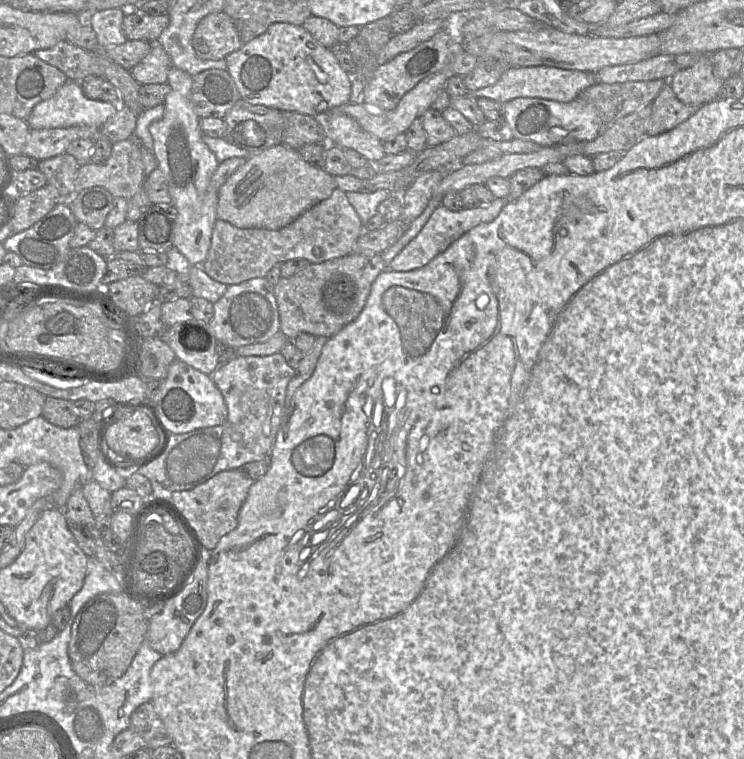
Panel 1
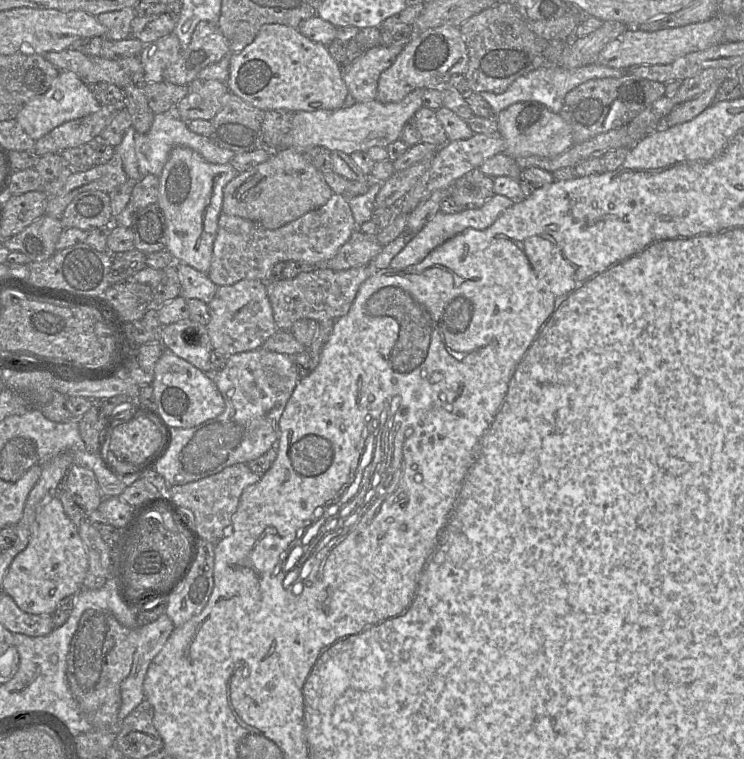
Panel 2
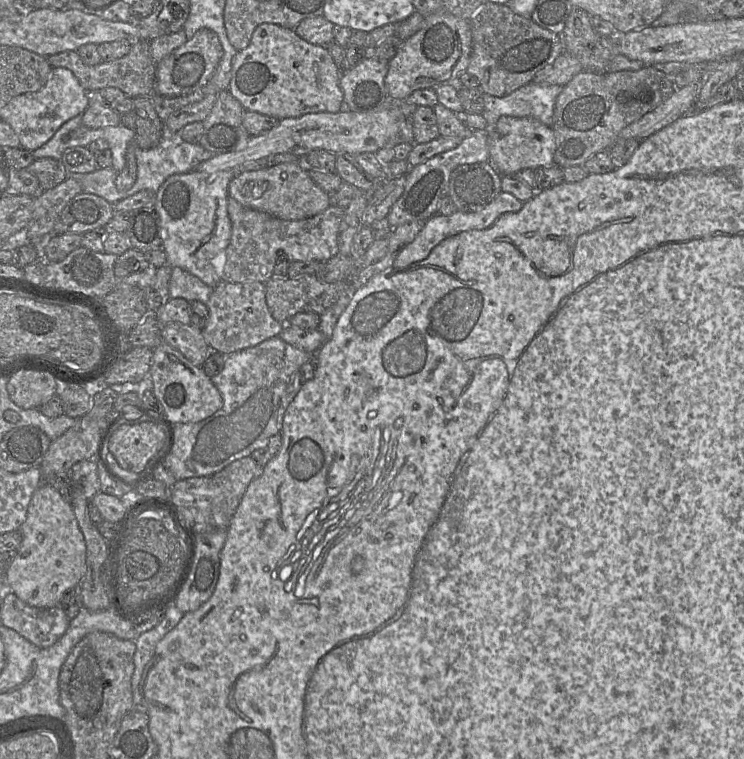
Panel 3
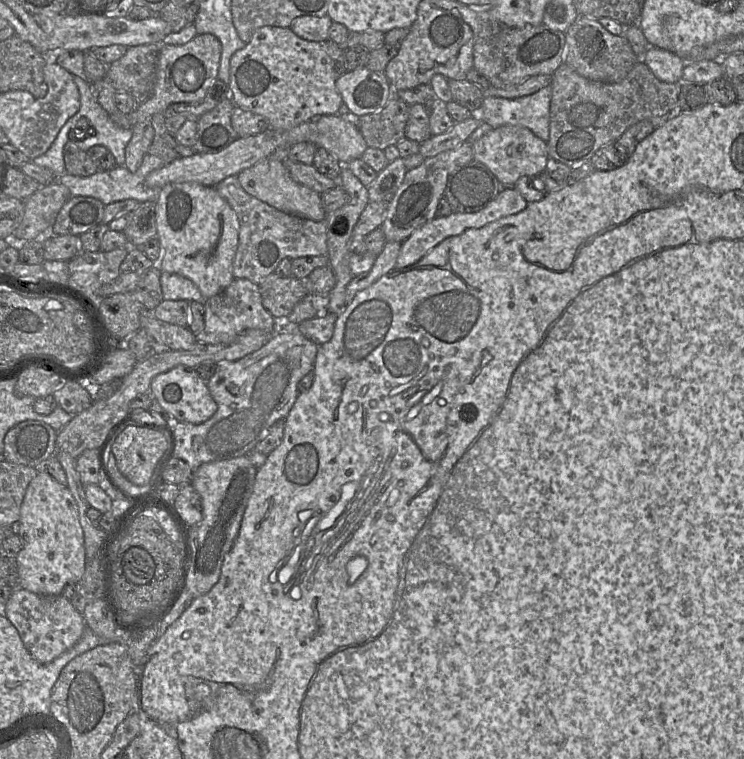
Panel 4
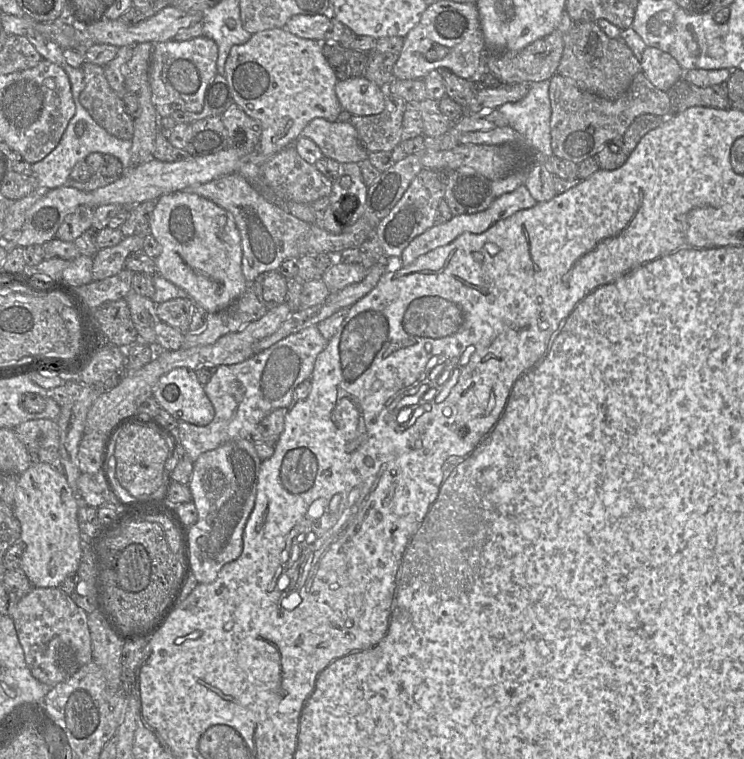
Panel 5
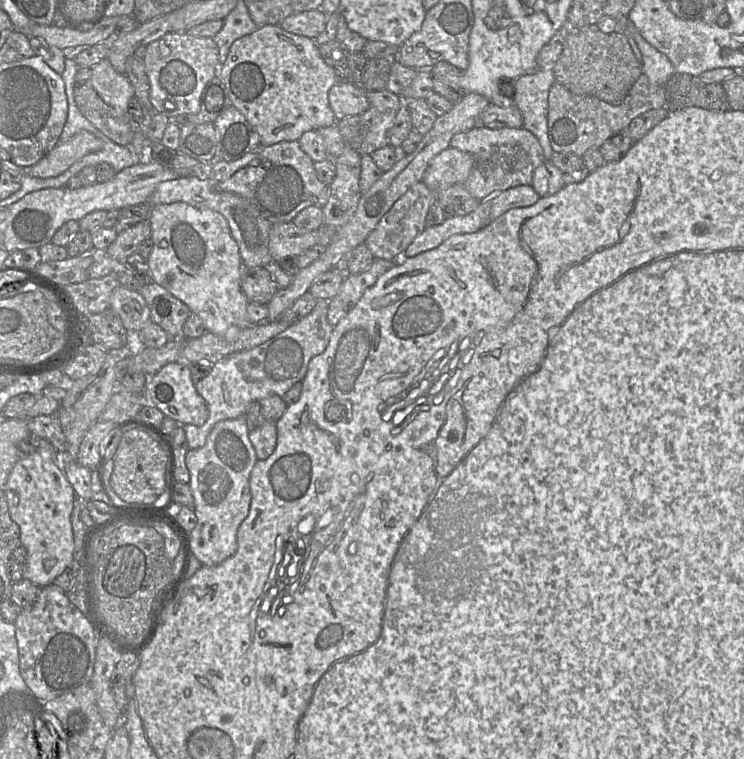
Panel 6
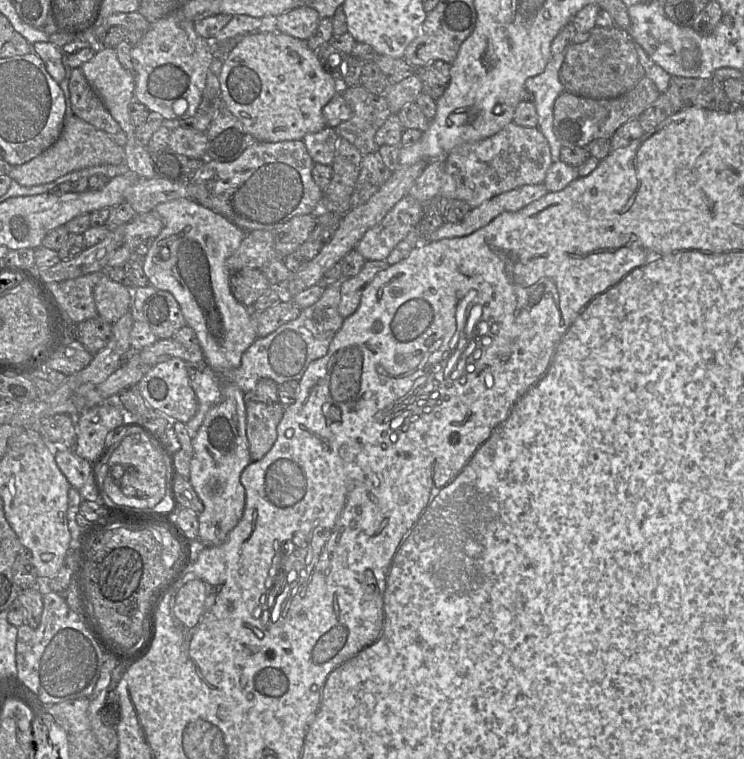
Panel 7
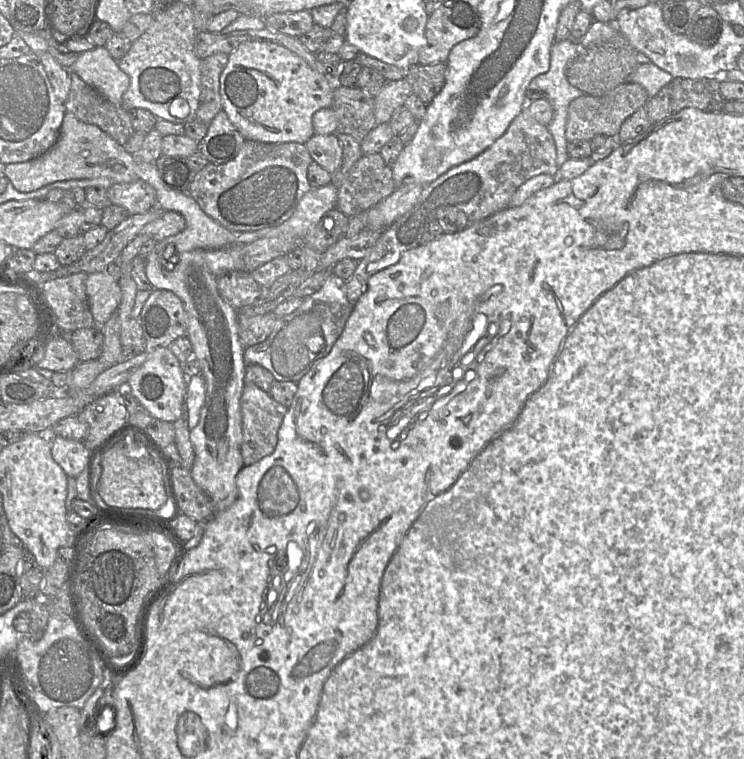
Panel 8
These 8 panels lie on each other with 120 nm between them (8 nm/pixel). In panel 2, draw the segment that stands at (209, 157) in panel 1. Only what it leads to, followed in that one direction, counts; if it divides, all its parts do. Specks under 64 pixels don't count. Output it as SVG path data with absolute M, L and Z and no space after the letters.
M173 148L159 177L158 201L167 225L166 250L176 262L208 274L212 262L225 186L239 173L230 164L212 164L194 150Z

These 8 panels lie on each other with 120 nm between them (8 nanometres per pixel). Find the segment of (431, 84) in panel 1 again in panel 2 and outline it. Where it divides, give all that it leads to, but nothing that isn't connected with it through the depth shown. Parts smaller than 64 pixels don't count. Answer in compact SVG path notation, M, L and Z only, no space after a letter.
M415 89L396 103L381 103L375 99L356 102L348 108L337 110L297 111L294 113L290 131L283 136L282 148L304 151L320 146L347 155L356 151L366 152L372 147L386 148L400 139L405 123L423 106L423 90Z

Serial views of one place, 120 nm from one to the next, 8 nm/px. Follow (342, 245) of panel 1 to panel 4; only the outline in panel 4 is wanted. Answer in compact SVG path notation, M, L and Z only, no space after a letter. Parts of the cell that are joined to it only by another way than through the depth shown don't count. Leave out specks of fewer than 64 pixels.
M231 176L215 187L218 194L234 210L239 221L239 241L233 261L235 279L248 279L260 284L274 273L284 258L316 257L327 255L327 228L323 221L312 221L279 211L249 195L239 183L237 176Z

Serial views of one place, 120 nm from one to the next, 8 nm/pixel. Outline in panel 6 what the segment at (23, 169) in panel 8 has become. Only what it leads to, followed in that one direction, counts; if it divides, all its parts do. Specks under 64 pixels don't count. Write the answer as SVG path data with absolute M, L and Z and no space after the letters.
M82 130L65 142L58 142L38 163L26 169L35 178L59 176L85 155L99 151L102 141L94 134Z

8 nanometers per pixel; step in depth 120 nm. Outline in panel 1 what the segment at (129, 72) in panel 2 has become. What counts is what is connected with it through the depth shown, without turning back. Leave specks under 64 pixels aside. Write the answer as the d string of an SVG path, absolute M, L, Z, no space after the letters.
M60 41L54 47L34 52L44 62L60 69L69 80L82 82L89 76L103 77L101 58L93 52L68 41Z

